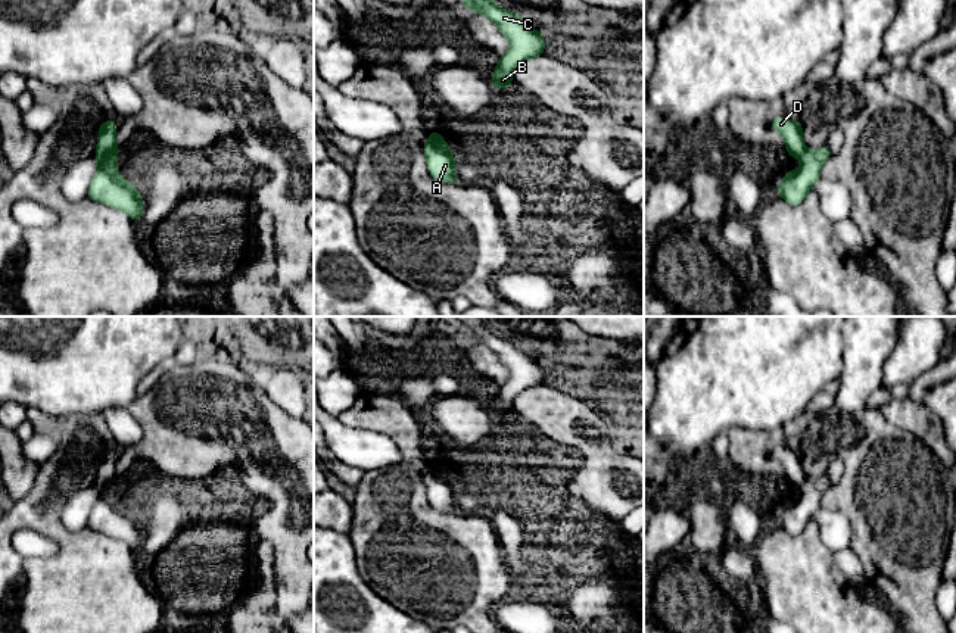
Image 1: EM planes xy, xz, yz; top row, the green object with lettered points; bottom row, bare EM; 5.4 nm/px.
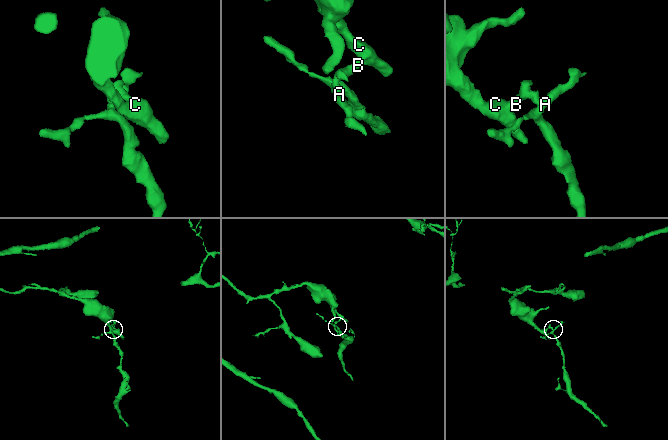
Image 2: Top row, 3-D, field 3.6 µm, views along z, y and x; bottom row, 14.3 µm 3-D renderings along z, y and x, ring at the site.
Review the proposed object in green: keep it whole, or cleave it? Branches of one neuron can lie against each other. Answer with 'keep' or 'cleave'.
cleave

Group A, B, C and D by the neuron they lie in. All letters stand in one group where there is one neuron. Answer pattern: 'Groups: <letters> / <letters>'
Groups: A / B C D

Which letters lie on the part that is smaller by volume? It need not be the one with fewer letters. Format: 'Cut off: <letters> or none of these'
Cut off: A

